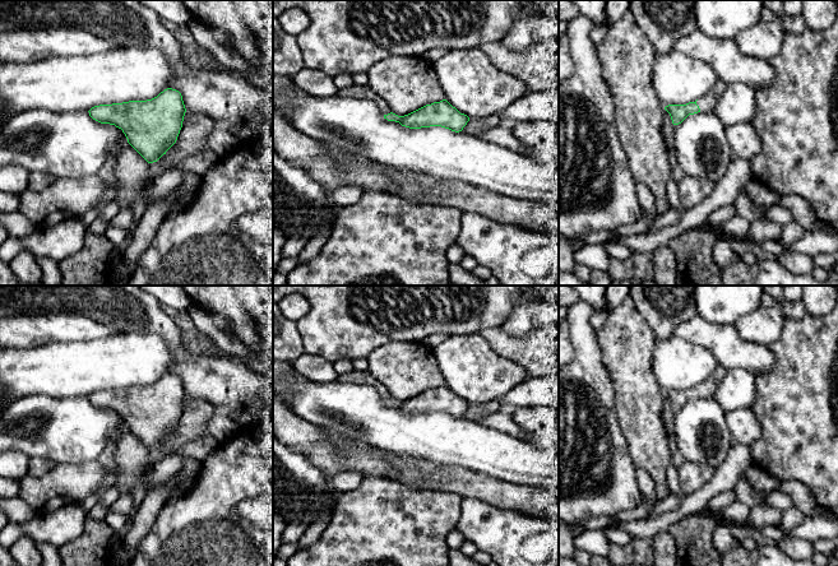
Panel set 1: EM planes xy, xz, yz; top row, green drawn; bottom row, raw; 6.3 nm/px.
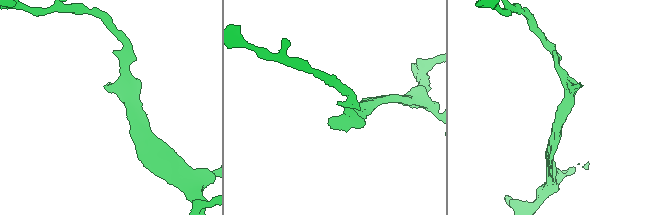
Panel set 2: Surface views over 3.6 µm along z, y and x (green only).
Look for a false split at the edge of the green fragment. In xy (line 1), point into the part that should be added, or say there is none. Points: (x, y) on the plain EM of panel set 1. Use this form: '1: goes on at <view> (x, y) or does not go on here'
1: does not go on here

